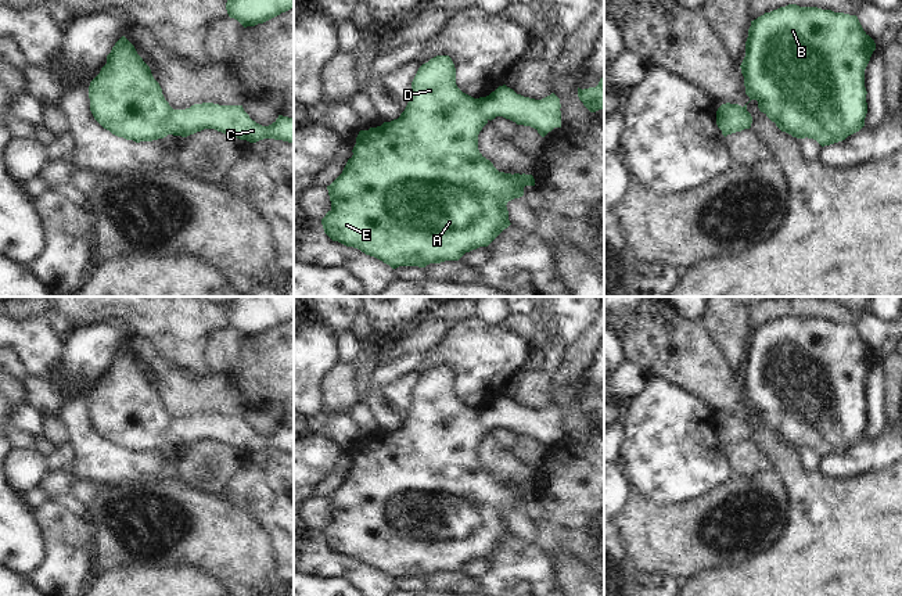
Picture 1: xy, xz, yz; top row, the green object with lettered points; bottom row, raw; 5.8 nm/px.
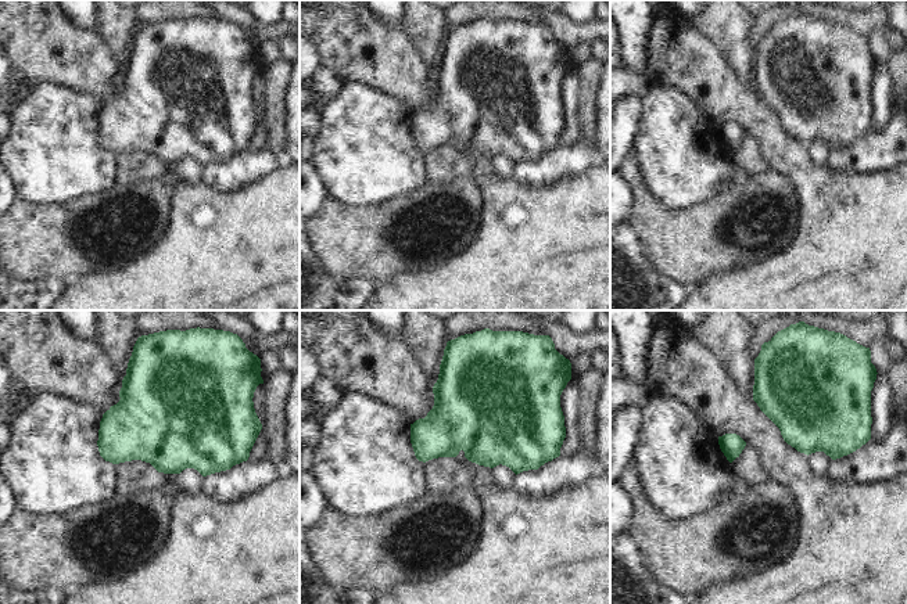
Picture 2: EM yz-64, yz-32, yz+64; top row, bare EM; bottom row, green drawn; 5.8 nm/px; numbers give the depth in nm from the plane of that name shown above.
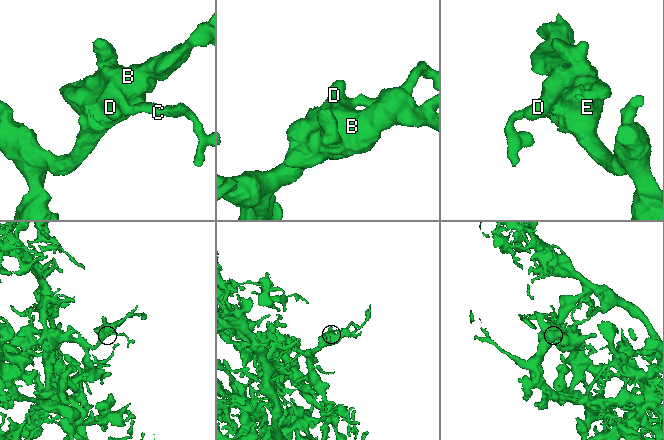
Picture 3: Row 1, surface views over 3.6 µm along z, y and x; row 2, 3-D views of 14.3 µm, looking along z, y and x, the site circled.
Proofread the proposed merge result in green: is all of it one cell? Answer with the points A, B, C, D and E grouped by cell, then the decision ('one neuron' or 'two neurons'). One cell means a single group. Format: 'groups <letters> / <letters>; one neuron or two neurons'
groups A B C D E; one neuron

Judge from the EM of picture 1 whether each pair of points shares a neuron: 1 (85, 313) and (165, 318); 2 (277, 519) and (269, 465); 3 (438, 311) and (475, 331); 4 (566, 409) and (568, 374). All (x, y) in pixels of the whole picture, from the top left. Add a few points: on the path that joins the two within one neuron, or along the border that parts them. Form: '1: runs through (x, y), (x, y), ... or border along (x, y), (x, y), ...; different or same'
1: runs through (104, 311), (146, 311); same
2: runs through (277, 505), (277, 489), (269, 478); same
3: border along (474, 315), (452, 323); different
4: runs through (566, 401), (566, 383); same

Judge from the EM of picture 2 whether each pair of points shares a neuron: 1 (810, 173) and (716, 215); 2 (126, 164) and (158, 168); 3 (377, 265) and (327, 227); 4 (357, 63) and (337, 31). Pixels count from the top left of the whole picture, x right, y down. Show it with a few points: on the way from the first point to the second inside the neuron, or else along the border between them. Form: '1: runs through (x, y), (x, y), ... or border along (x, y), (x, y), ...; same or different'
1: border along (770, 168), (784, 175), (795, 191), (798, 215); different
2: runs through (135, 166), (150, 168); same
3: runs through (365, 252), (355, 243), (350, 243), (340, 236); same
4: runs through (357, 54), (357, 50), (346, 39); same

